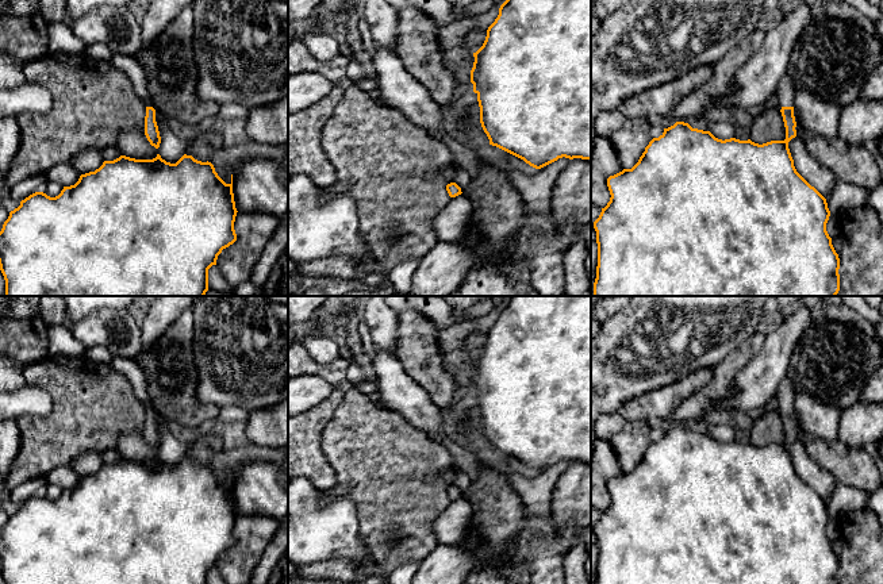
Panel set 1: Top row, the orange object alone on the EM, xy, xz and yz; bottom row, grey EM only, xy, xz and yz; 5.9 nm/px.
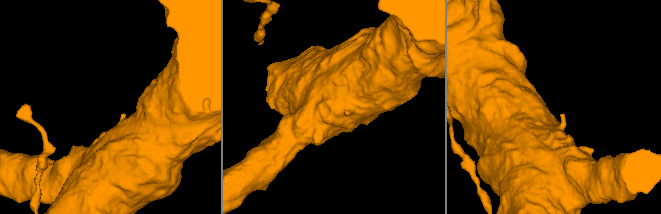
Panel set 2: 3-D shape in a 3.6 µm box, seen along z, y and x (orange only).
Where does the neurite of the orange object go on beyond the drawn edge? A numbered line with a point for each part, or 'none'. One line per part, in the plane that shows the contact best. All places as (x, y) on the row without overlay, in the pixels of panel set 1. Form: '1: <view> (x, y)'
1: yz (787, 394)

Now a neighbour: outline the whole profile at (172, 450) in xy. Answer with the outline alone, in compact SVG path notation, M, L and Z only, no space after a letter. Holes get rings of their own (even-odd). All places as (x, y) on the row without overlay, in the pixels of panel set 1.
M168 420L161 422L158 434L161 439L158 457L166 465L176 466L185 457L188 446L176 438L172 423Z

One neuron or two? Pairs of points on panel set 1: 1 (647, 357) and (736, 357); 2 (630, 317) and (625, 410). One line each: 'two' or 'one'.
1: two
2: two

